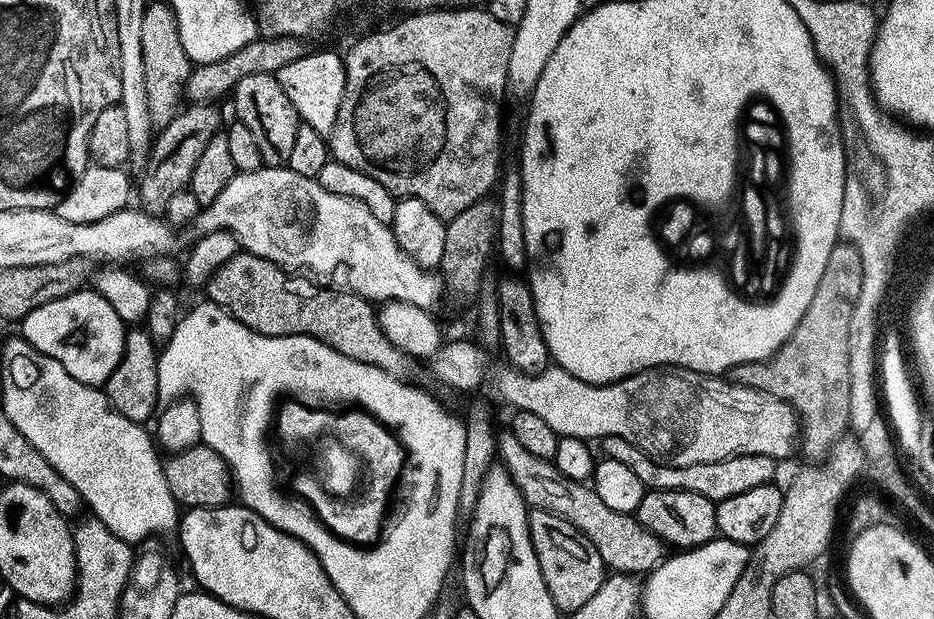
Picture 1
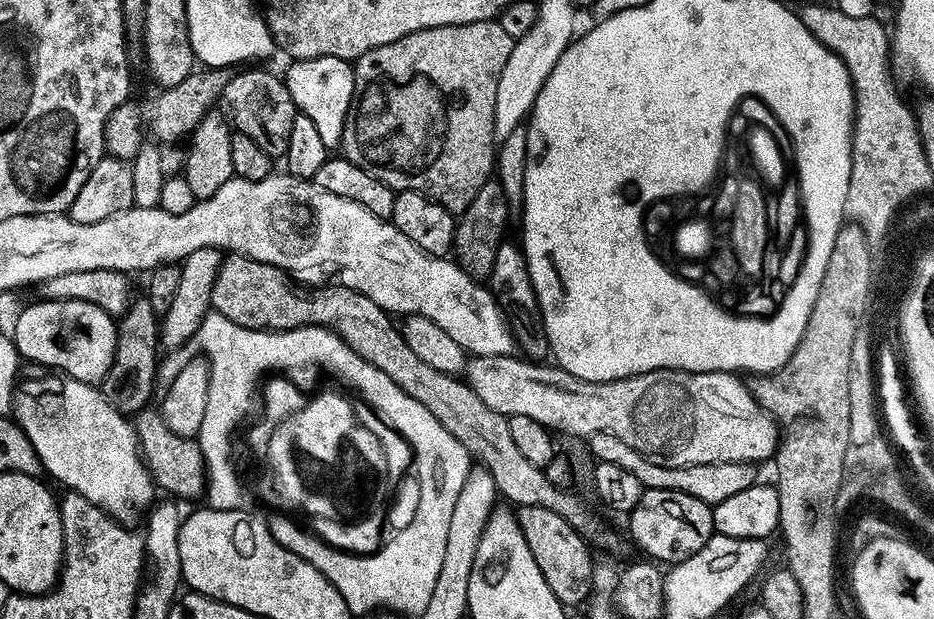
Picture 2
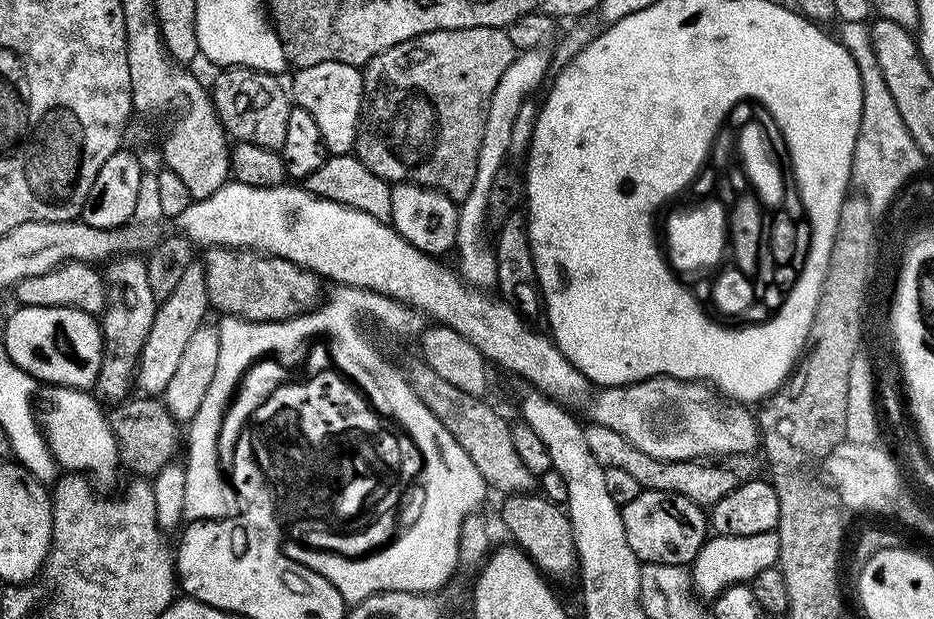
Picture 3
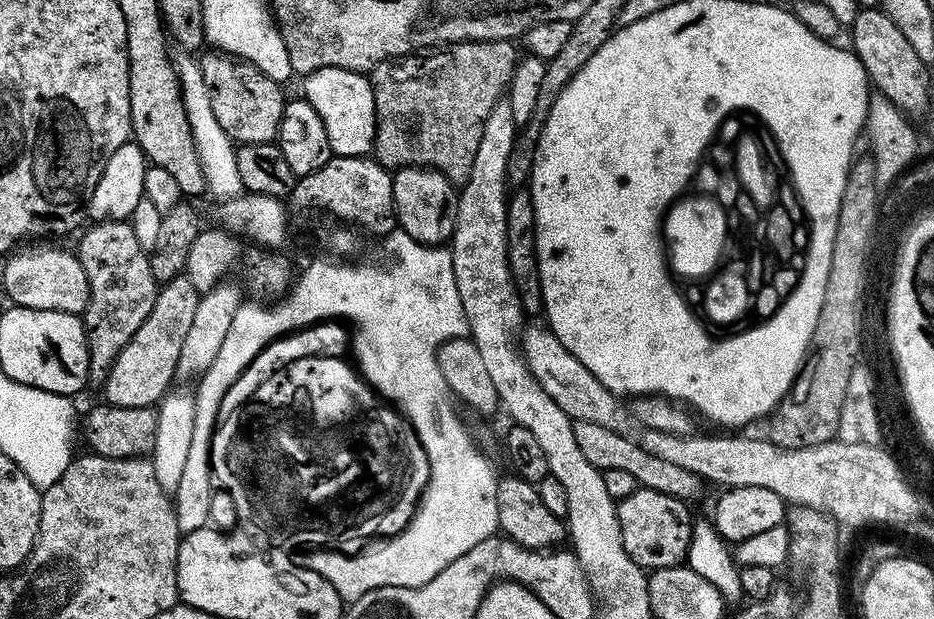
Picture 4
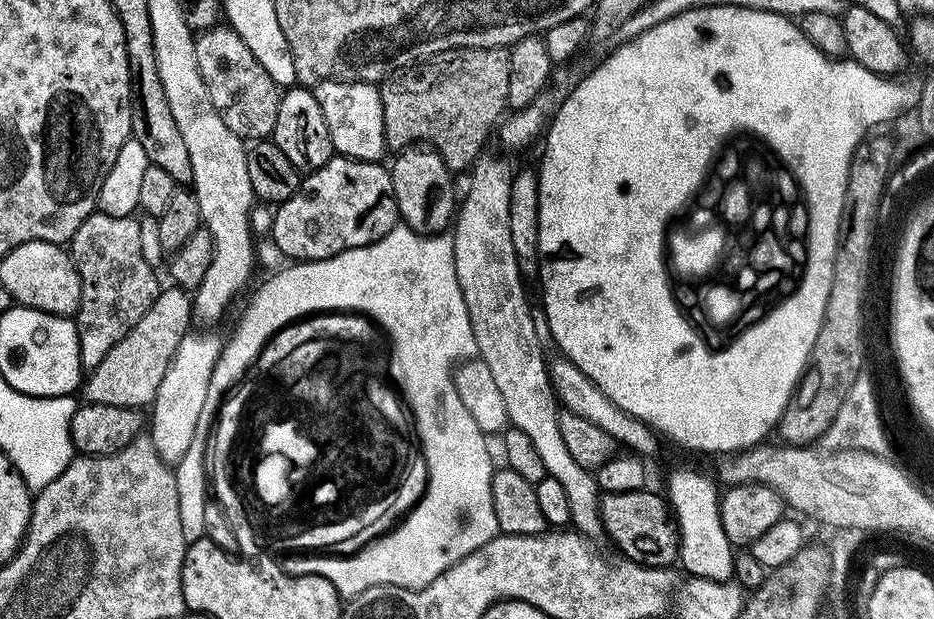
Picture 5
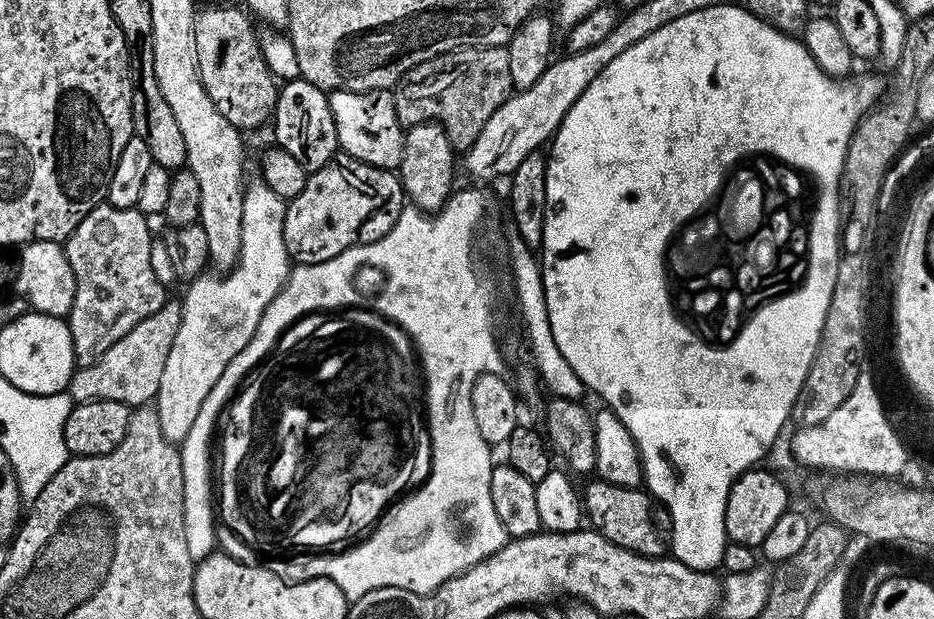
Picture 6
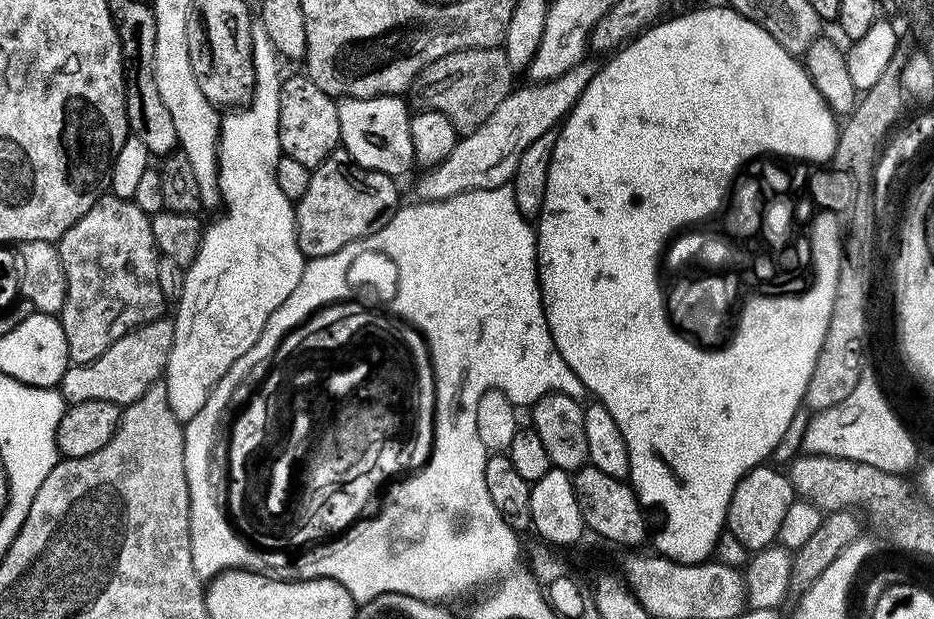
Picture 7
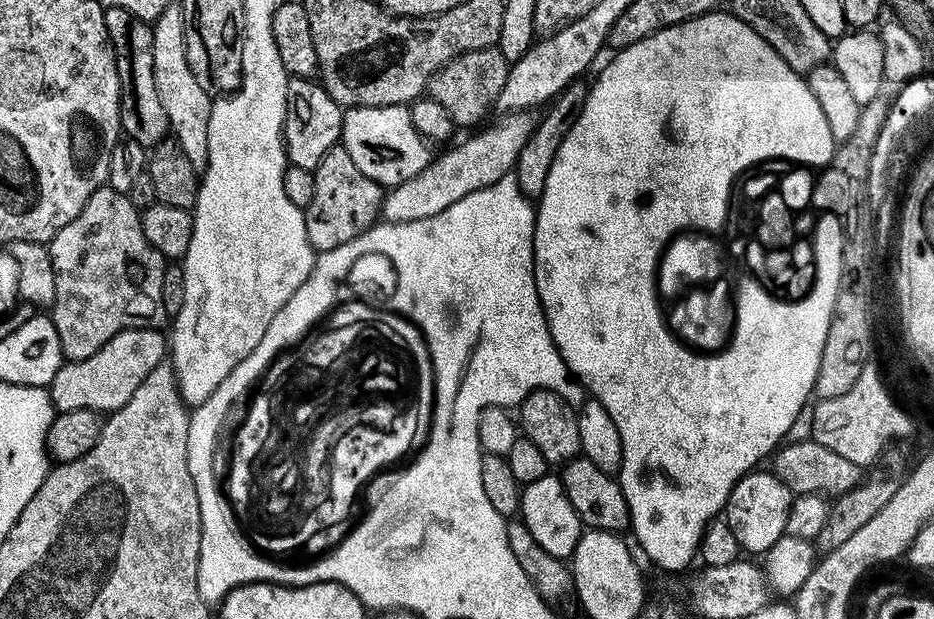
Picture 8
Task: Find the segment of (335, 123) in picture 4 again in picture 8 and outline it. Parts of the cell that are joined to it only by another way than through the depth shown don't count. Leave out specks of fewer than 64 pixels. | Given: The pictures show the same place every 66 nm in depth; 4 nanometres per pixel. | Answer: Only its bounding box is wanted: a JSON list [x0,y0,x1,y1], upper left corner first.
[340,104,434,190]

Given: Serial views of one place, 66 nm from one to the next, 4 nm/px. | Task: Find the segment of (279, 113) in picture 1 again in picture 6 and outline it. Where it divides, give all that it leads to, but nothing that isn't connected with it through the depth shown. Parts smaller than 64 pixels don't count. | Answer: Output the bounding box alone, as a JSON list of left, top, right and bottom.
[194,8,278,128]

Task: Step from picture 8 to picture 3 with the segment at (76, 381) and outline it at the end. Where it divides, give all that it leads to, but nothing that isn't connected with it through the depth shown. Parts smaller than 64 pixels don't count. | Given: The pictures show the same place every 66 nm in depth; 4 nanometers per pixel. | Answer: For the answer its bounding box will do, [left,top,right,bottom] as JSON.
[135,262,210,398]

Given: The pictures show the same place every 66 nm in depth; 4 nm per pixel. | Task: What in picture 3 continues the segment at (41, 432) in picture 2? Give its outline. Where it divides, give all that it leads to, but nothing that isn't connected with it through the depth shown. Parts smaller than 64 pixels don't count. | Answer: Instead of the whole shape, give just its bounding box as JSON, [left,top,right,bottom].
[38,386,121,485]

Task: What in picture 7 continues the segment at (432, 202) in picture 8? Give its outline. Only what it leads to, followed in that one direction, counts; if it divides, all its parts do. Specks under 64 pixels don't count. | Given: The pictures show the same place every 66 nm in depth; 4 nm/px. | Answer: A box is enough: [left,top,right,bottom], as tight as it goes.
[415,62,597,202]

